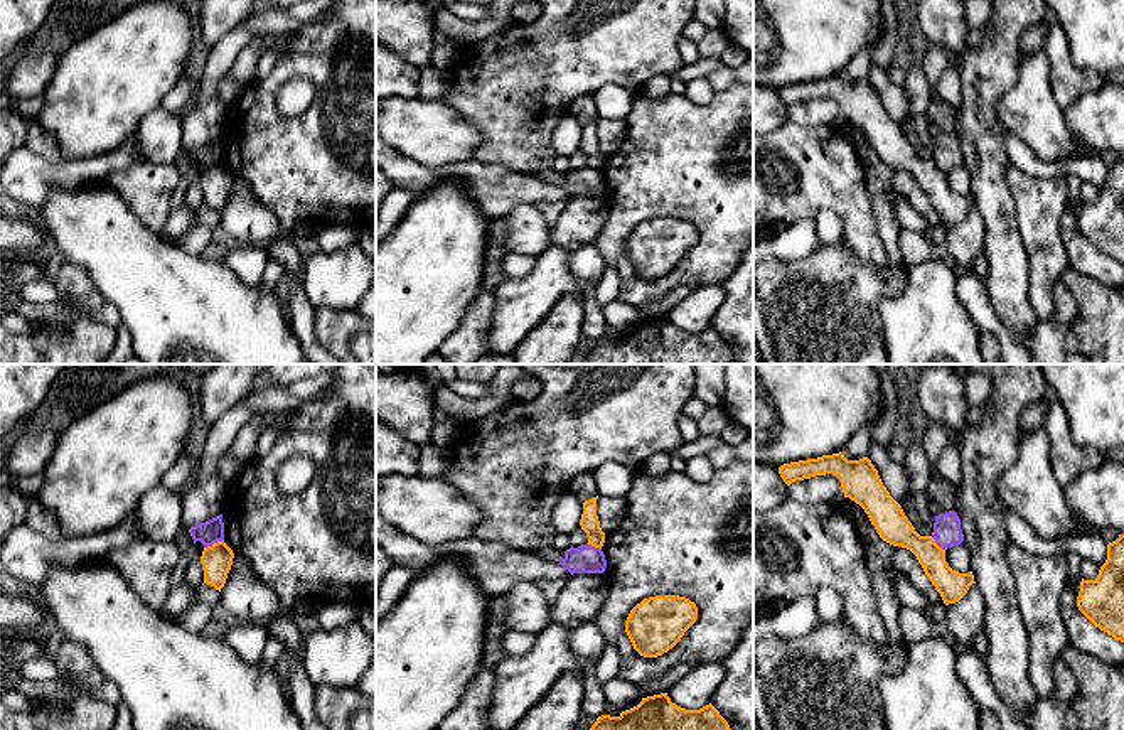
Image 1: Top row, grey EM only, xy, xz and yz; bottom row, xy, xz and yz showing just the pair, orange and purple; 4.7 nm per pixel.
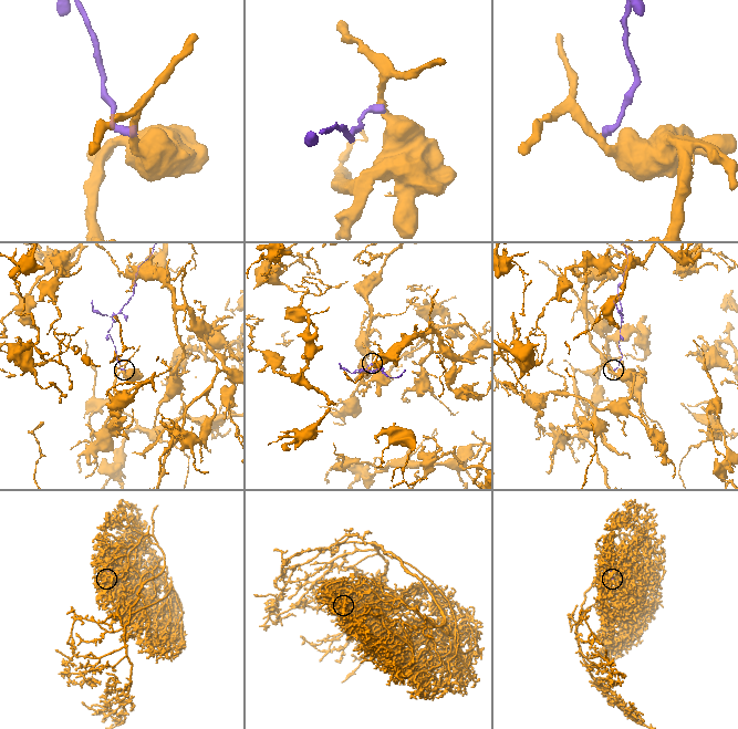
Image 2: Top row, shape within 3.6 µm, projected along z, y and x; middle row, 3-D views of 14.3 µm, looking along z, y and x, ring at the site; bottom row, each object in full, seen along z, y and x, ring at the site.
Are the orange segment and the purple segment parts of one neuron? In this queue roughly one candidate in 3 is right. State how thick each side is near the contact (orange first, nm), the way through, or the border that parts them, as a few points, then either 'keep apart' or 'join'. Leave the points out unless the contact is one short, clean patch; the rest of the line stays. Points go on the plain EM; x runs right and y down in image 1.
calibres 150 and 120 nm; border xy (223, 162), (204, 171); keep apart

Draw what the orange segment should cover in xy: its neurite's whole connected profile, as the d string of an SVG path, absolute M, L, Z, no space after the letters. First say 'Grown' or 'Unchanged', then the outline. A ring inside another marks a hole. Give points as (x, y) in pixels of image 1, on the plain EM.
Unchanged. M224 164L204 170L201 179L204 206L221 214L231 192L233 180L234 175Z

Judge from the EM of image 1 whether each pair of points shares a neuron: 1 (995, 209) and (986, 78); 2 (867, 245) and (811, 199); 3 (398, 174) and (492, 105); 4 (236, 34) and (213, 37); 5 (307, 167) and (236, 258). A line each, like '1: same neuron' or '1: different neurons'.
1: same neuron
2: same neuron
3: different neurons
4: different neurons
5: different neurons

